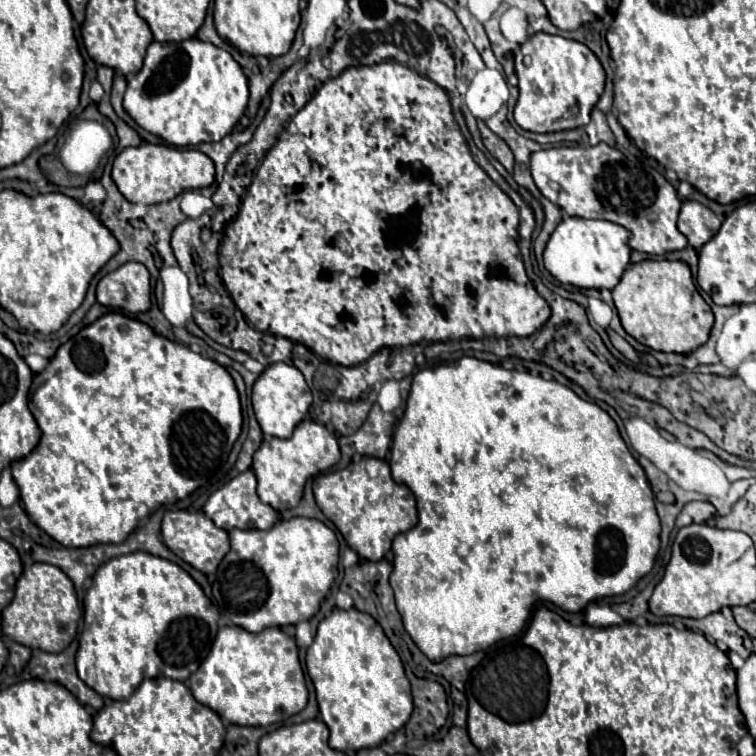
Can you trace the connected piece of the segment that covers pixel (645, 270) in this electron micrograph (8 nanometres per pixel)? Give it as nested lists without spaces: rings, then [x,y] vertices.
[[[684,261],[632,263],[612,289],[612,297],[624,331],[654,351],[692,353],[708,341],[714,315],[698,293],[690,267]]]

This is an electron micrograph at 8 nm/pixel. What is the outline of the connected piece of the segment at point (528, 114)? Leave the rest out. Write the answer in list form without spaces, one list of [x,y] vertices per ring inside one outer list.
[[[536,33],[520,47],[514,61],[520,89],[514,119],[522,129],[554,133],[590,123],[592,109],[600,97],[598,93],[604,91],[606,73],[598,57],[584,43],[560,35]]]

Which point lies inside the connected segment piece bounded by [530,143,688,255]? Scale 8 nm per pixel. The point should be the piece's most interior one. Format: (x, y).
(598, 182)

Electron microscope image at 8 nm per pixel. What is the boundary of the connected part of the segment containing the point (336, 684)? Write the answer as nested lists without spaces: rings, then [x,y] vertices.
[[[354,607],[348,611],[334,609],[330,617],[322,619],[314,643],[308,647],[306,667],[316,687],[320,717],[330,729],[330,747],[336,751],[348,751],[348,749],[358,751],[366,747],[378,747],[390,733],[396,733],[410,719],[414,703],[412,703],[410,681],[404,673],[404,665],[396,649],[392,647],[390,639],[384,635],[380,623],[368,613],[362,613]]]

